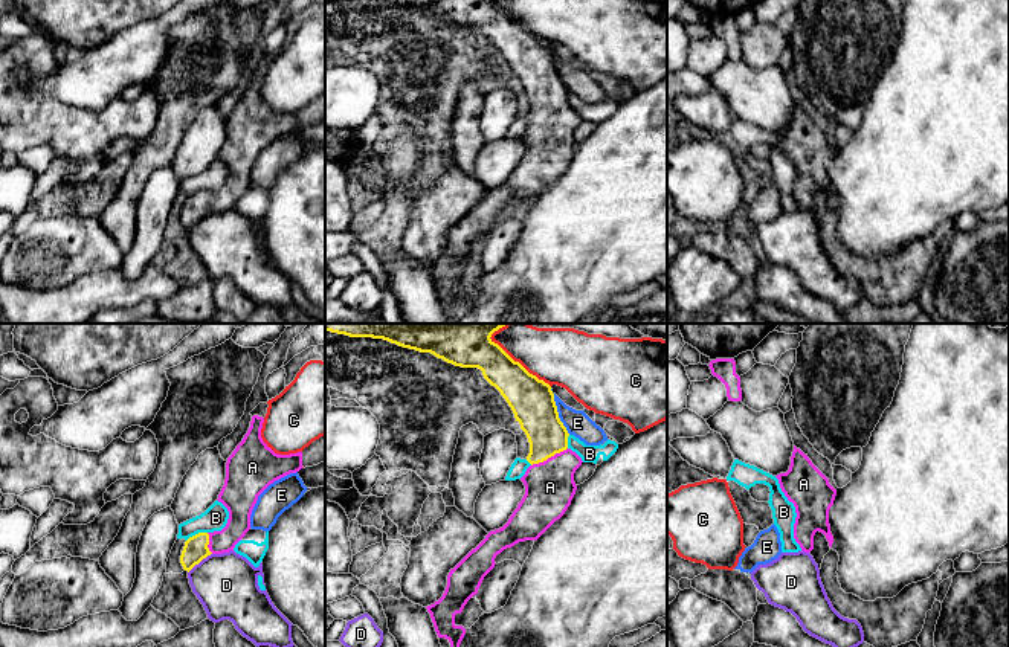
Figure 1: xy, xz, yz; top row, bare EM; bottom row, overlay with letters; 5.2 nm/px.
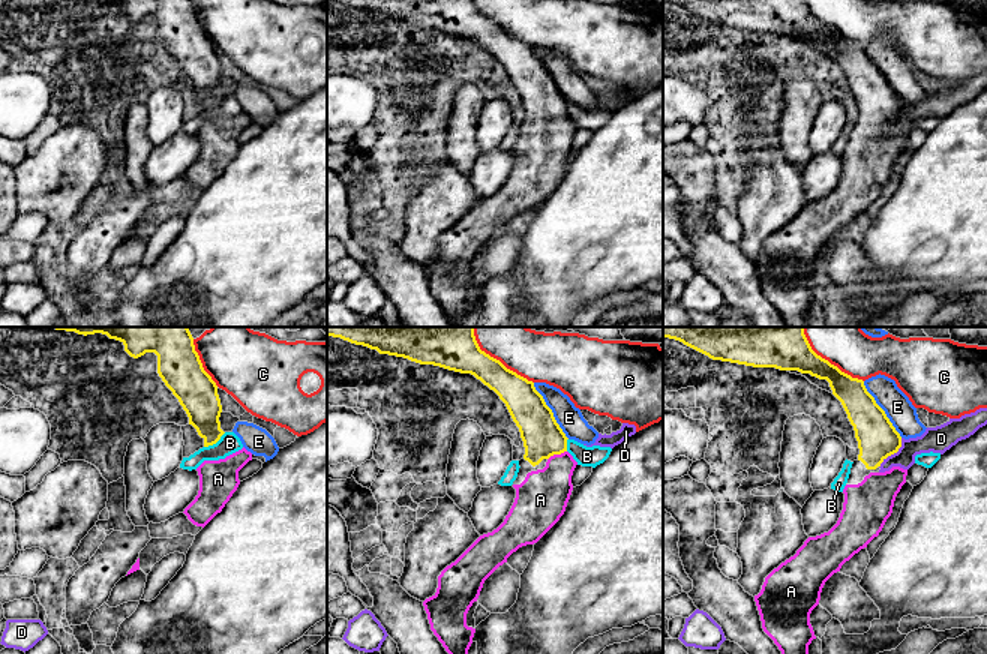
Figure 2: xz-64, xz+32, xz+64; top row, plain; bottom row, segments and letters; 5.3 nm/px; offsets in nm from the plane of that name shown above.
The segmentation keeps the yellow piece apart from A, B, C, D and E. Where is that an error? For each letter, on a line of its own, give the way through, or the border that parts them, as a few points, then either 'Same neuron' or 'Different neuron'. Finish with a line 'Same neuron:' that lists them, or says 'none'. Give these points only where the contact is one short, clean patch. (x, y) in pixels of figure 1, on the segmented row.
A: Path across: xz (536, 411), (548, 437), (548, 457), (550, 487). Same neuron
B: Boundary: xy (206, 531), (199, 531), (186, 540). Different neuron
C: Different neuron
D: Boundary: xy (211, 553), (188, 572). Different neuron
E: Different neuron
Same neuron: A

